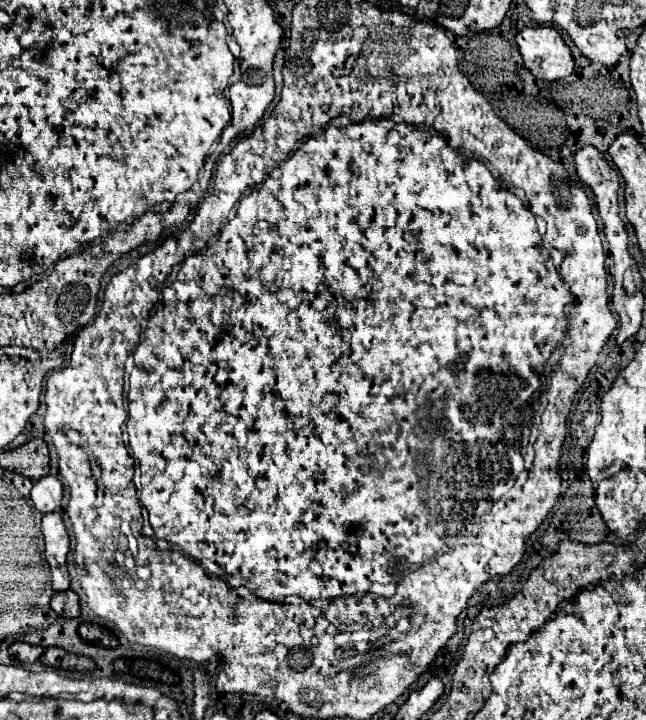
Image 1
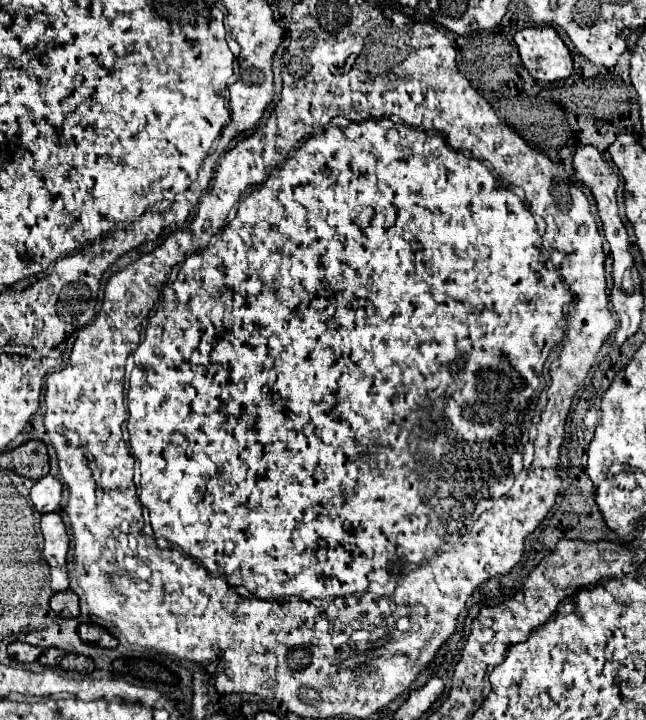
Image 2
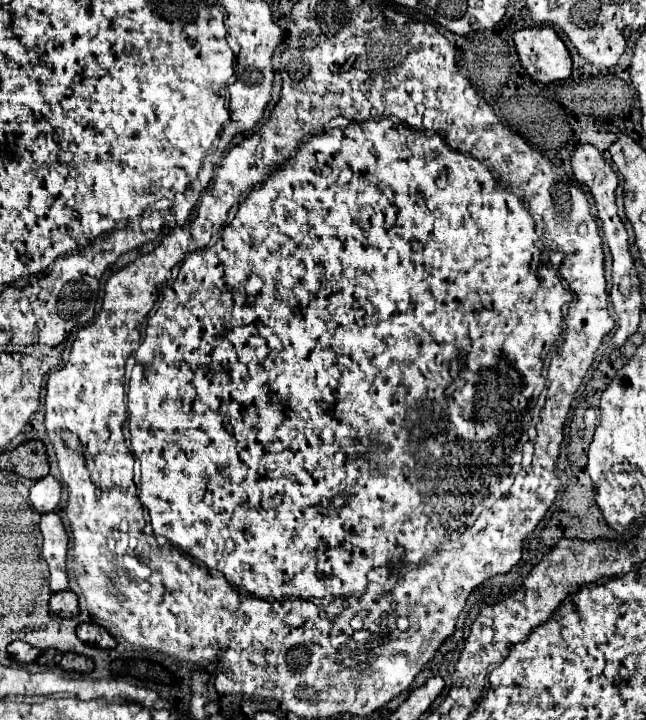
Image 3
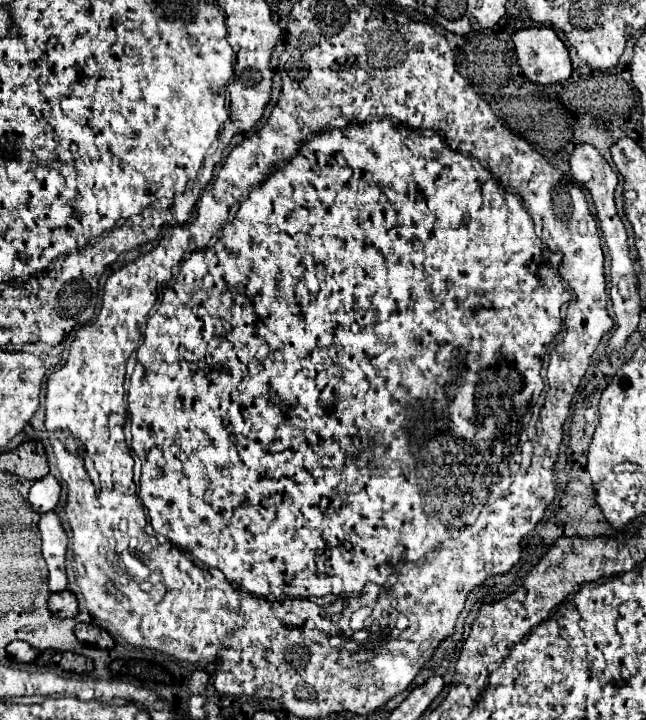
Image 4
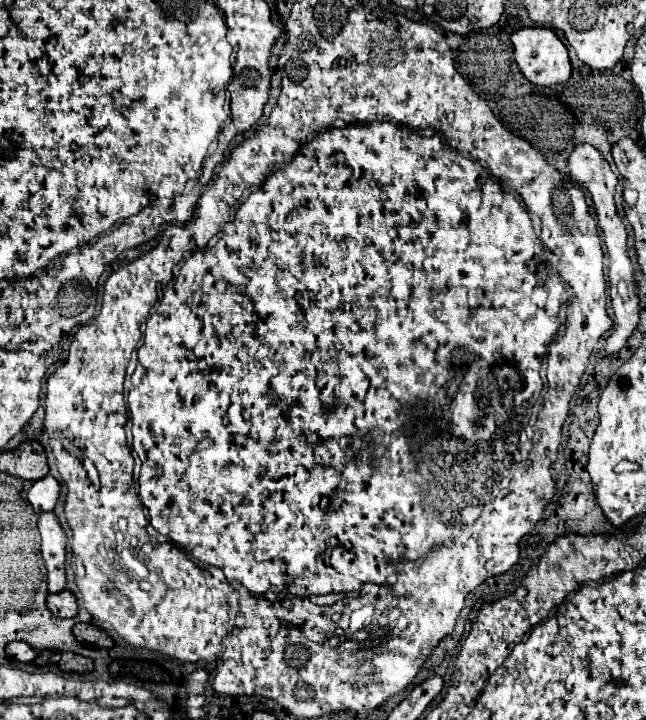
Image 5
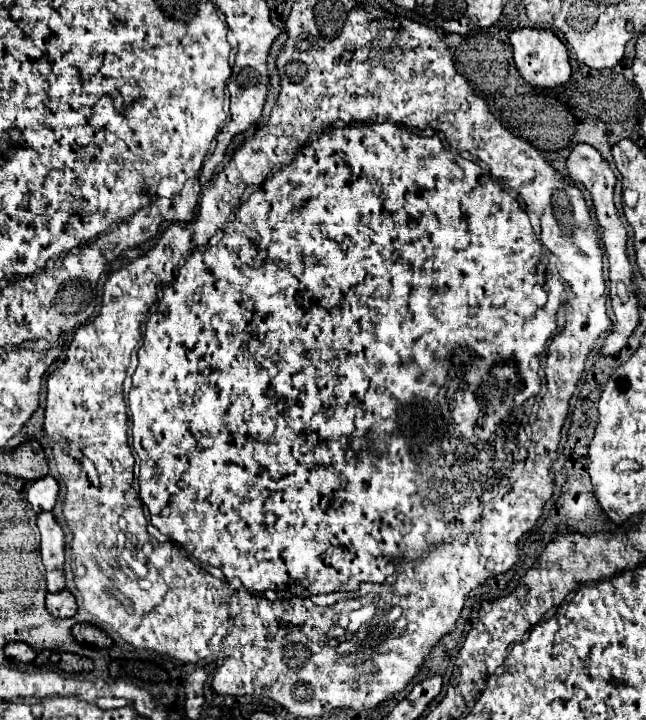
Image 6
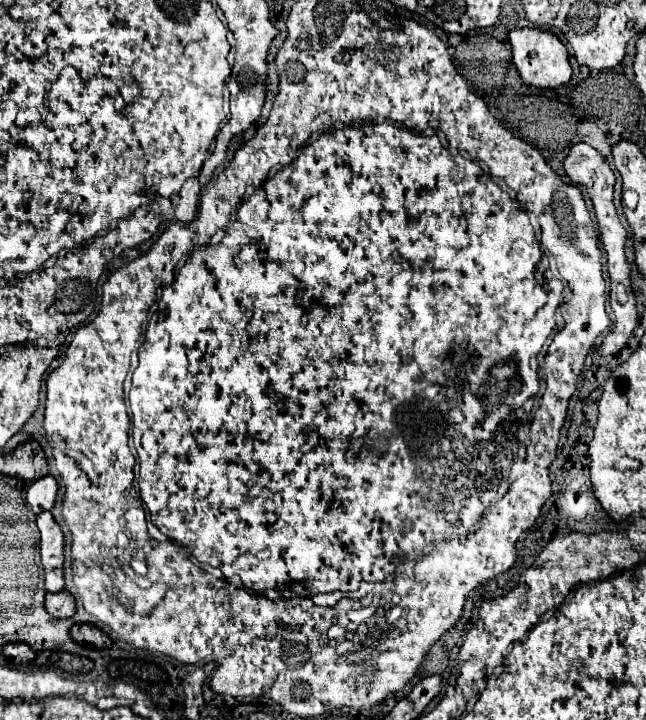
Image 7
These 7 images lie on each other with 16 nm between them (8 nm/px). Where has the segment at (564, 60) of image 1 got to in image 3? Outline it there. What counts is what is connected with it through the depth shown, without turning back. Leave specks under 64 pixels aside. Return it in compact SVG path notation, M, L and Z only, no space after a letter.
M524 28L514 34L520 66L532 82L552 84L572 74L570 52L554 28Z

